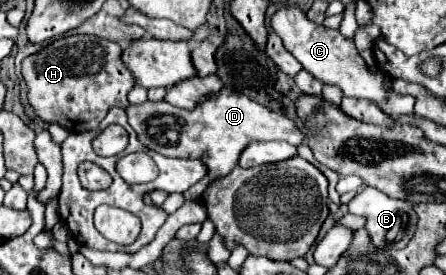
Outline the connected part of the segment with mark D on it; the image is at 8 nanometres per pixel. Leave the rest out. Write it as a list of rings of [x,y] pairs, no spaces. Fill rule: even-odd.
[[[221,89],[215,97],[205,103],[199,103],[195,109],[179,109],[169,105],[167,101],[145,101],[141,105],[129,105],[127,109],[129,125],[135,129],[137,139],[147,145],[149,149],[165,155],[165,157],[201,157],[205,165],[209,165],[209,173],[185,191],[185,199],[199,199],[205,187],[221,177],[227,175],[239,161],[239,153],[245,149],[249,141],[287,141],[291,145],[303,143],[303,133],[289,121],[283,113],[269,111],[267,107],[251,101],[245,95],[237,95],[229,89]]]

